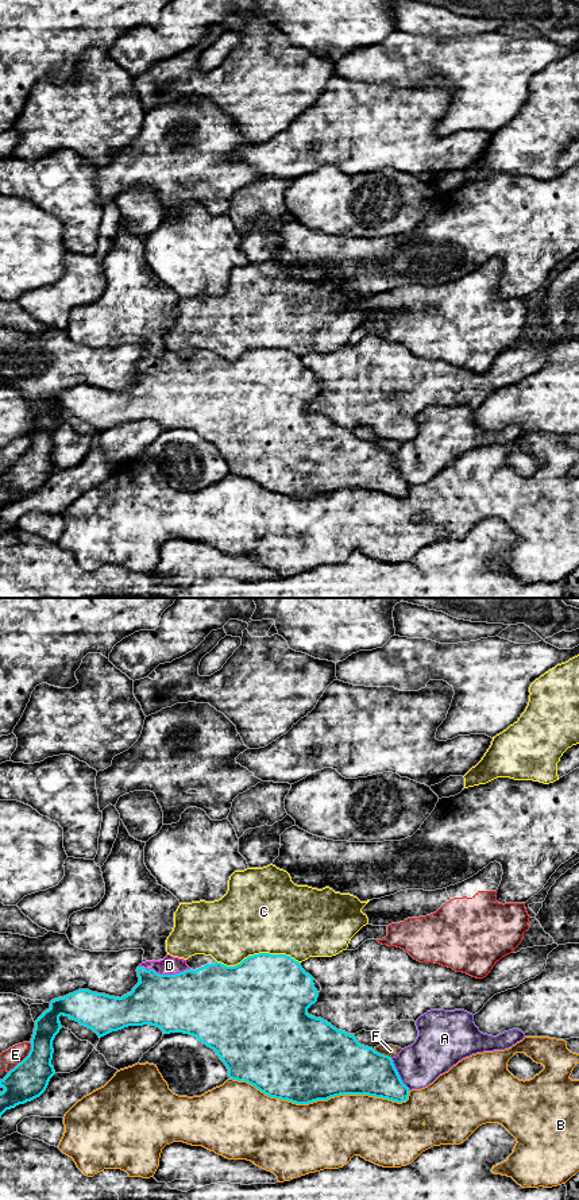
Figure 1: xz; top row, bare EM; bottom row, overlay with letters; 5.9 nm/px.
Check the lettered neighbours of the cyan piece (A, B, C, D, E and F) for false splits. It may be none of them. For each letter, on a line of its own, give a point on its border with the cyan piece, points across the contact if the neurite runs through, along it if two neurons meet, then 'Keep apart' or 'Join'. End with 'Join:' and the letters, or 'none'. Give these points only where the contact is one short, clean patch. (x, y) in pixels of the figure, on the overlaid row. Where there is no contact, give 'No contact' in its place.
A: Touches cyan at xz (398, 1075). Keep apart
B: Touches cyan at xz (320, 1099). Keep apart
C: Touches cyan at xz (258, 955). Keep apart
D: Touches cyan at xz (165, 975). Path across: xz (197, 1002), (165, 975), (169, 965). Join
E: Touches cyan at xz (24, 1058). Keep apart
F: Touches cyan at xz (383, 1054). Keep apart
Join: D

